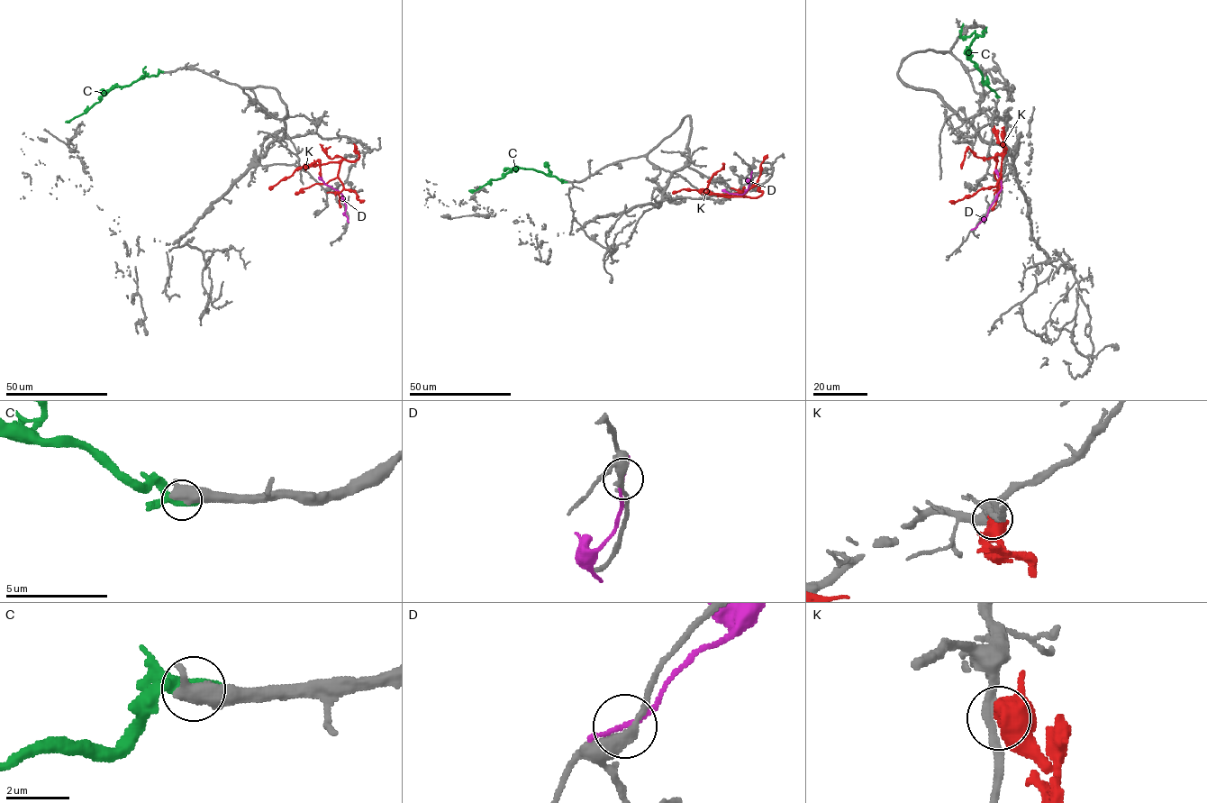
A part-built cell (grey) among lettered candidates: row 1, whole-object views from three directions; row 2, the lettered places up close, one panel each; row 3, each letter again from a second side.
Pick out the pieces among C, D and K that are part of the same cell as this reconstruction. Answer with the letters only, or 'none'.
C

